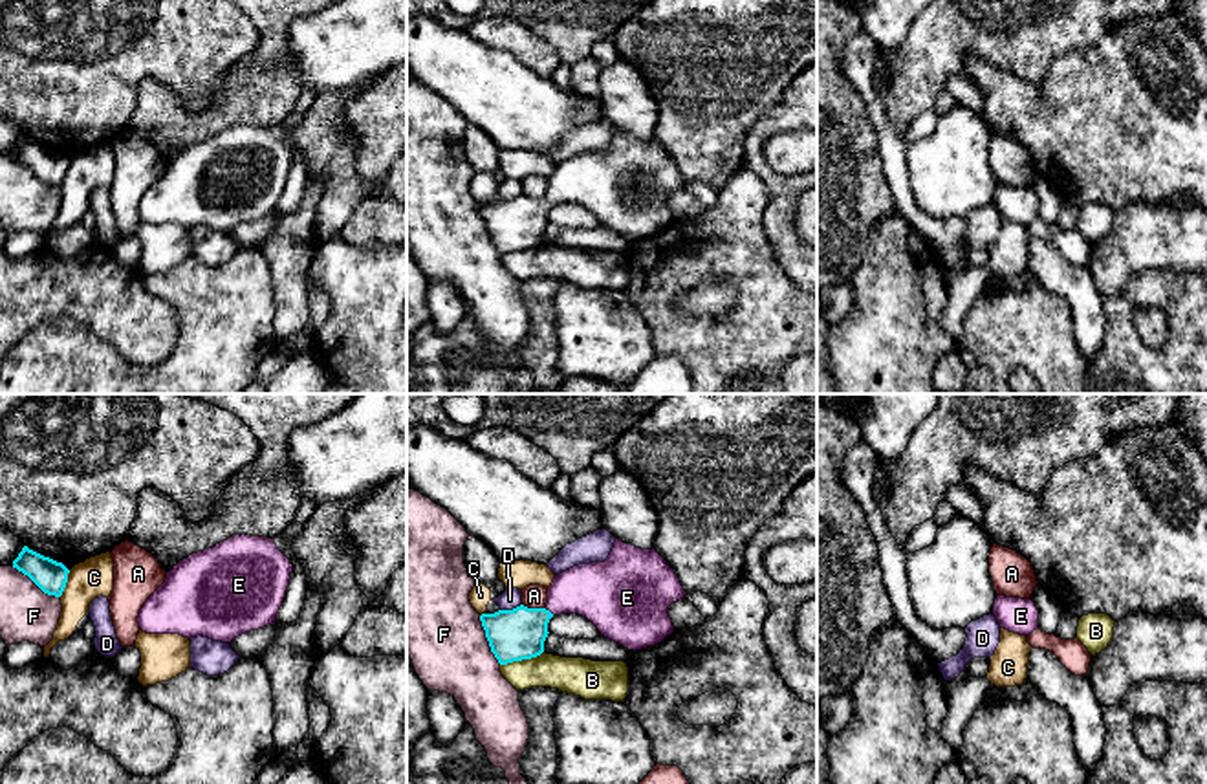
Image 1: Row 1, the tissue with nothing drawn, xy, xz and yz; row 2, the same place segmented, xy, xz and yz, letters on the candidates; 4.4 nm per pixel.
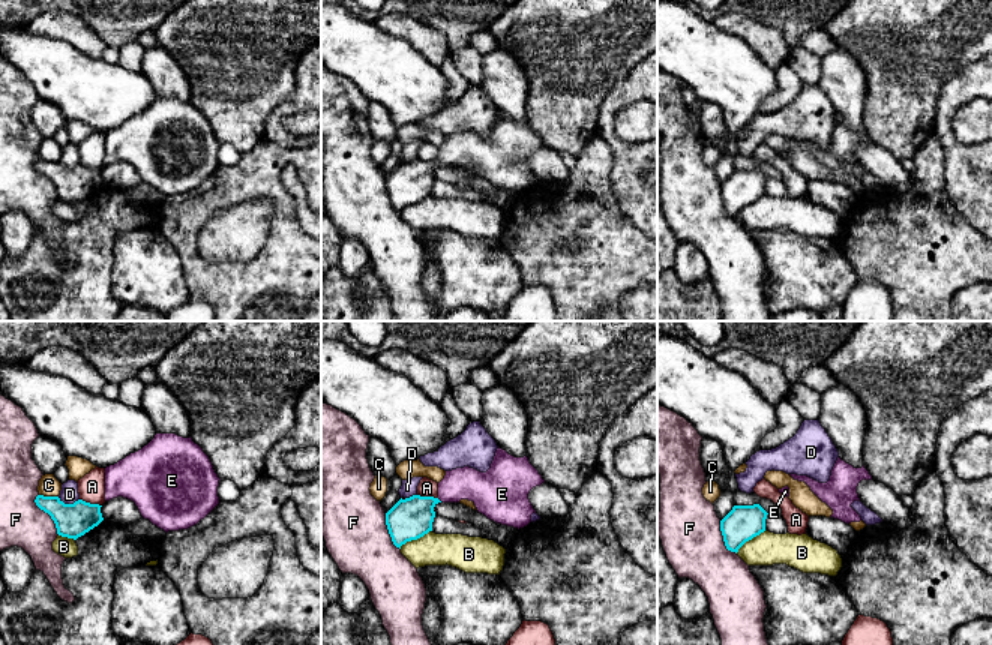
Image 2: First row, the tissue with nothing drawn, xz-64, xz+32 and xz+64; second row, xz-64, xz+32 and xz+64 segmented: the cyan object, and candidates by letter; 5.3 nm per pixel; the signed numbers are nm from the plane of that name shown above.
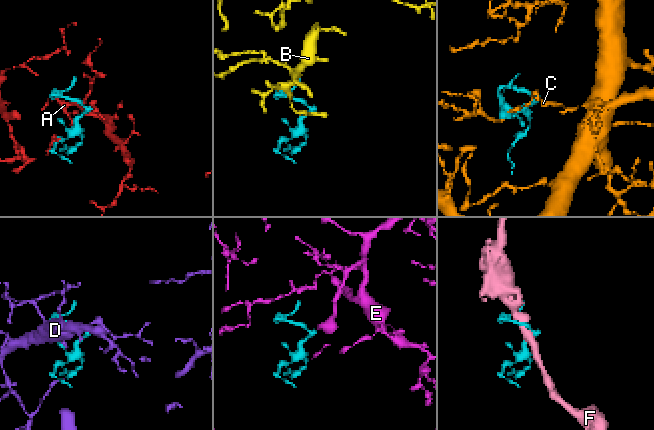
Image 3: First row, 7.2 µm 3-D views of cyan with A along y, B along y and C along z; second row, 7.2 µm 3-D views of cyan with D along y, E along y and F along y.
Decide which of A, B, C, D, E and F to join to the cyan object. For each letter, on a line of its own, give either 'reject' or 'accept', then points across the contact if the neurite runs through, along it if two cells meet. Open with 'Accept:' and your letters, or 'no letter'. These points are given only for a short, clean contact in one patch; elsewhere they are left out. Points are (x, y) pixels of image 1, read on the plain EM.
Accept: E
A: reject
B: reject | along xz (543, 240), (532, 248), (500, 255)
C: reject
D: reject
E: accept | across xz (517, 224), (548, 200), (570, 182), (601, 182)
F: reject

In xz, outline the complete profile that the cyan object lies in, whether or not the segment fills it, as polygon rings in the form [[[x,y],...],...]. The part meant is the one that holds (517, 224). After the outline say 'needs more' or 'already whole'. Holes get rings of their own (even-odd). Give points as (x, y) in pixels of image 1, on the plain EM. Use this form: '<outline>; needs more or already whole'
[[[615,128],[604,152],[555,165],[544,198],[520,194],[482,203],[480,211],[500,255],[540,245],[548,212],[560,203],[586,207],[601,225],[636,242],[674,222],[669,196],[683,187],[687,181],[678,165],[654,137],[641,139]]]; needs more

